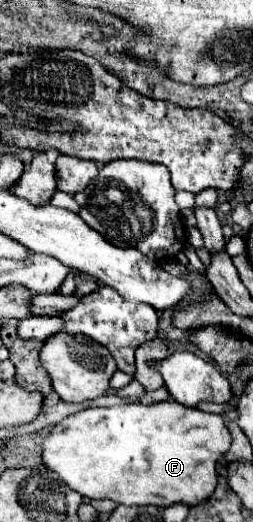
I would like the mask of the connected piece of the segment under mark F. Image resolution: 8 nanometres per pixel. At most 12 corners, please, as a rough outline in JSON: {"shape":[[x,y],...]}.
{"shape":[[174,400],[86,408],[42,440],[84,498],[198,506],[230,446]]}

